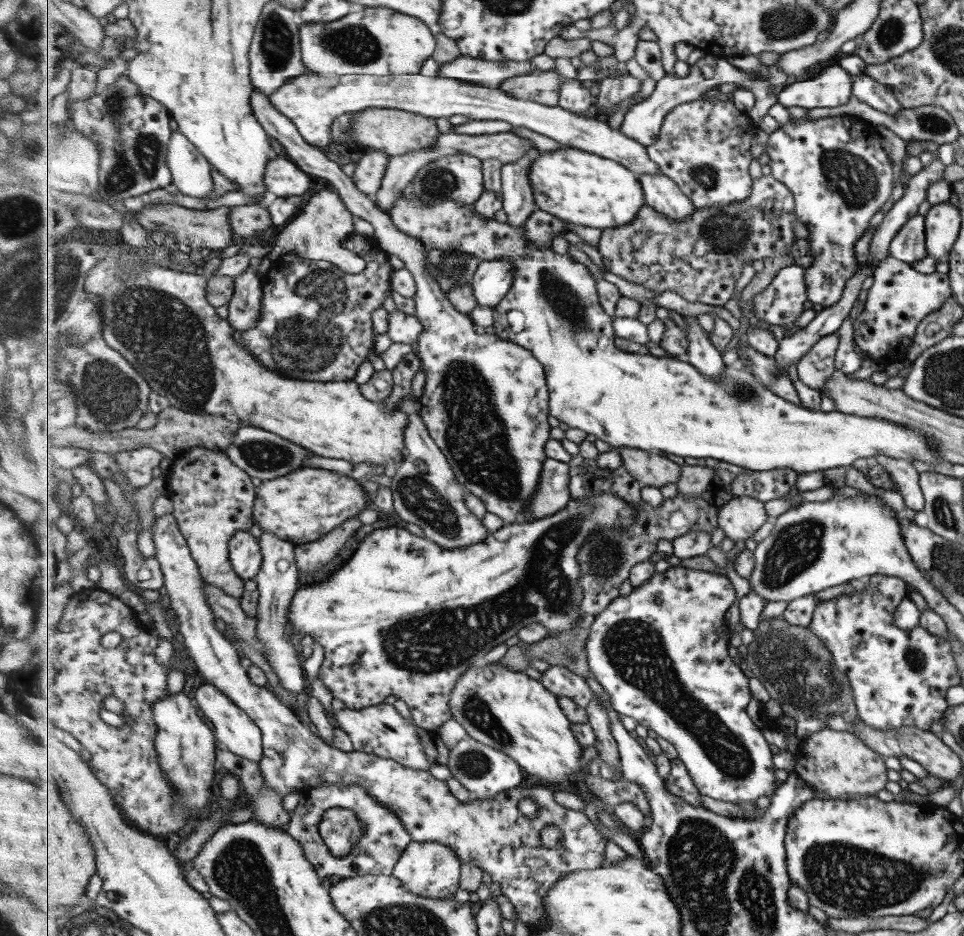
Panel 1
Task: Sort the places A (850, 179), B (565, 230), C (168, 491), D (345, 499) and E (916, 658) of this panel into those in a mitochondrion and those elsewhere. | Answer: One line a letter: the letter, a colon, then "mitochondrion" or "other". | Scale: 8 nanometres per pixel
A: mitochondrion
B: other
C: other
D: other
E: mitochondrion

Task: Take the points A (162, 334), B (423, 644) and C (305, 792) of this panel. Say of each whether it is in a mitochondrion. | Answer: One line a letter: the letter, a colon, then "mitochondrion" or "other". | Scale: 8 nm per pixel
A: mitochondrion
B: mitochondrion
C: other

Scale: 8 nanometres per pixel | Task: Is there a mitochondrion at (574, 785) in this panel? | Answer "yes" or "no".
no

